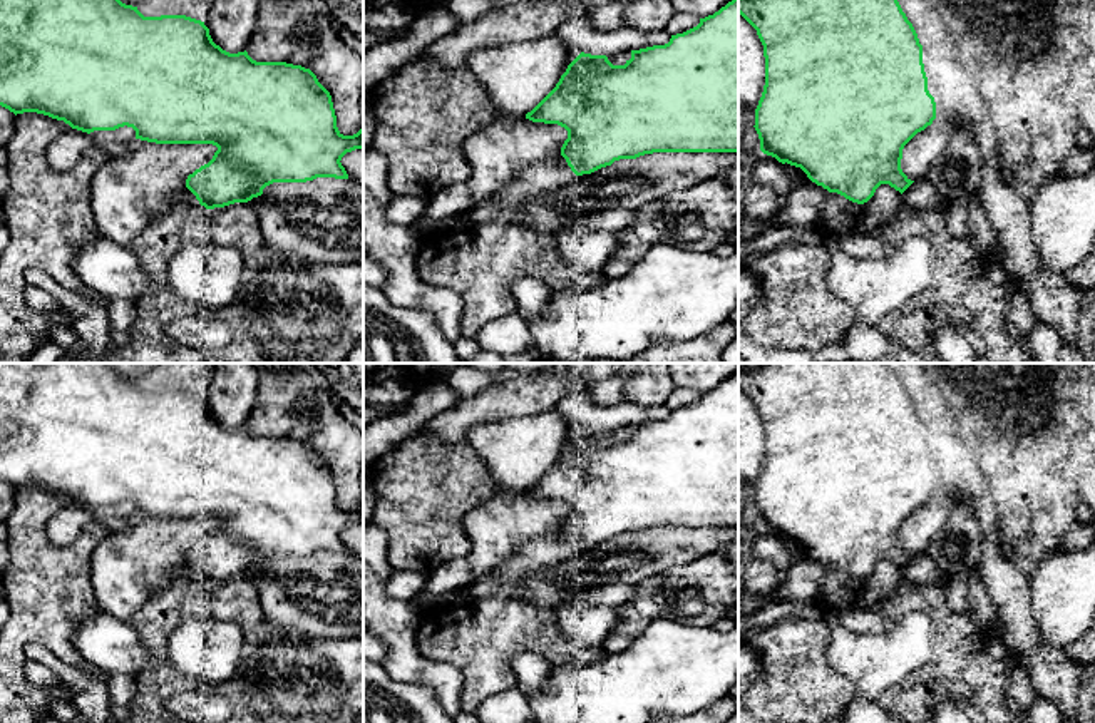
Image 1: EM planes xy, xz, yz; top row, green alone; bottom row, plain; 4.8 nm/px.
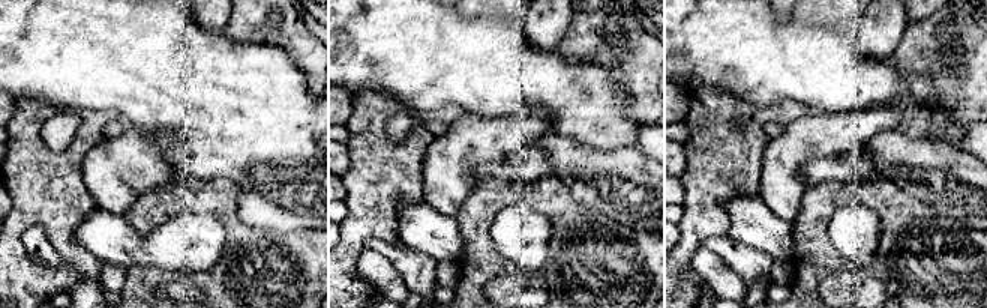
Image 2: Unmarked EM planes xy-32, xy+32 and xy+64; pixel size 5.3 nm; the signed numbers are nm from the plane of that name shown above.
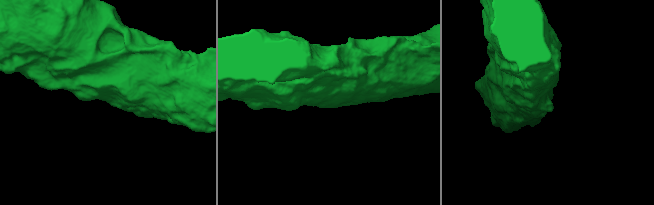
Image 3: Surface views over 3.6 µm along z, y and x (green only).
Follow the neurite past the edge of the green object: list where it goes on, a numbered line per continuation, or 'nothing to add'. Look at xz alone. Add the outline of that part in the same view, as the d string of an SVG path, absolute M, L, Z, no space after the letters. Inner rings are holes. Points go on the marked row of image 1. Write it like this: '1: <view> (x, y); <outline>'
1: xz (539, 179); M559 156L551 162L526 167L514 181L499 189L494 197L502 211L517 214L527 201L556 192L569 184L576 174Z

